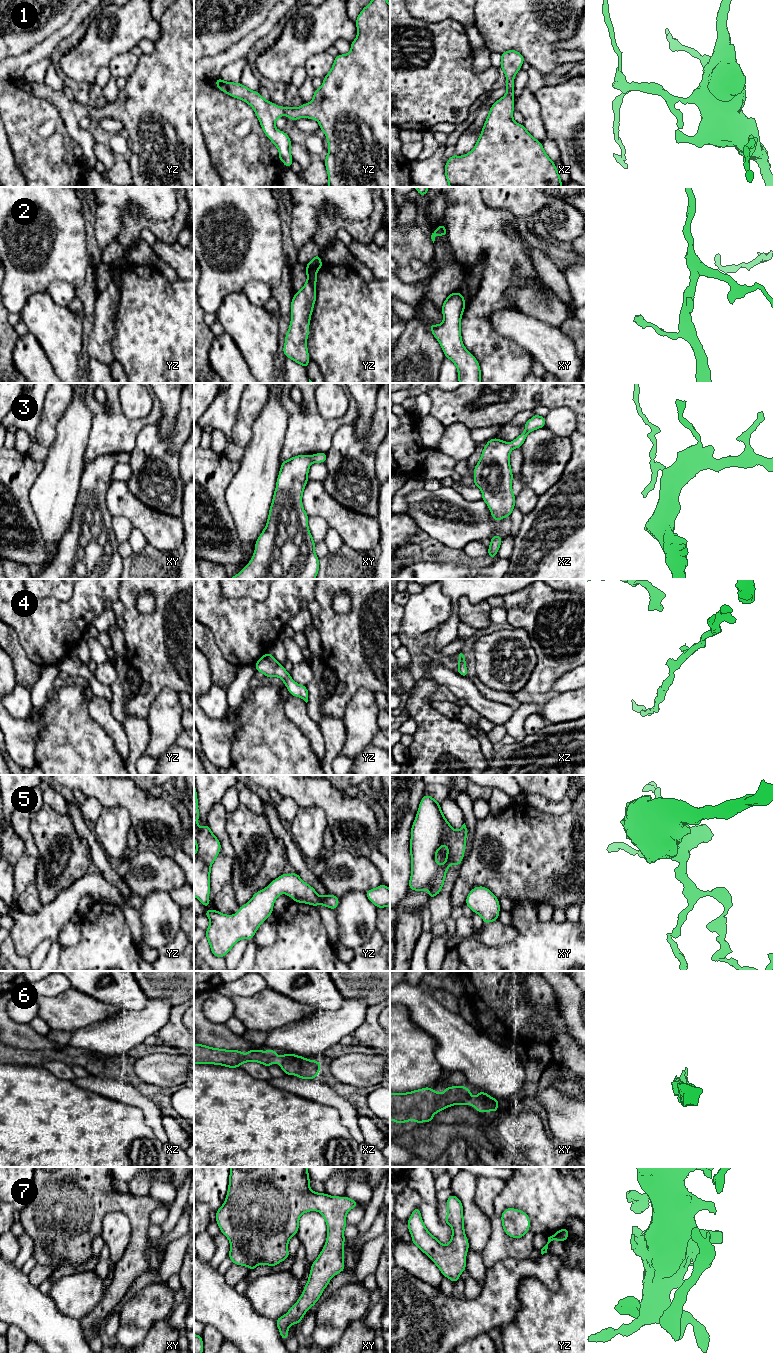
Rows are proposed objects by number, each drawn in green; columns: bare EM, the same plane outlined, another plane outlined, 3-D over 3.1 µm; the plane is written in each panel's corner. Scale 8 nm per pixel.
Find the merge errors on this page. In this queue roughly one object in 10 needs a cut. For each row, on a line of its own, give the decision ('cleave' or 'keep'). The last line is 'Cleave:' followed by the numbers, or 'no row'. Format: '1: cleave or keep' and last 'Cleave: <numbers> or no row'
1: keep
2: keep
3: keep
4: keep
5: keep
6: keep
7: keep
Cleave: no row

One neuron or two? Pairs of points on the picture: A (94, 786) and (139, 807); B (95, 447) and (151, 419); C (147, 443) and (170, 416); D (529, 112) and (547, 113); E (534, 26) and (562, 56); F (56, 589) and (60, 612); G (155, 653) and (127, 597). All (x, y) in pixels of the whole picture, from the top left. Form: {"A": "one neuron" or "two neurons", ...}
{"A": "one neuron", "B": "one neuron", "C": "two neurons", "D": "two neurons", "E": "one neuron", "F": "two neurons", "G": "one neuron"}

